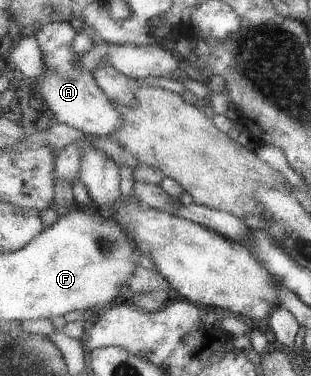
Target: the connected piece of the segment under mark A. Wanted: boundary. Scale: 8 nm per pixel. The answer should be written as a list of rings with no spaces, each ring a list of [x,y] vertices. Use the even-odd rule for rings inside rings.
[[[59,21],[46,23],[35,35],[47,64],[47,72],[33,79],[35,94],[56,115],[57,123],[72,126],[89,135],[109,138],[123,124],[123,116],[119,114],[115,102],[99,86],[93,72],[87,72],[79,66],[79,56],[73,50],[77,30],[69,22]]]

